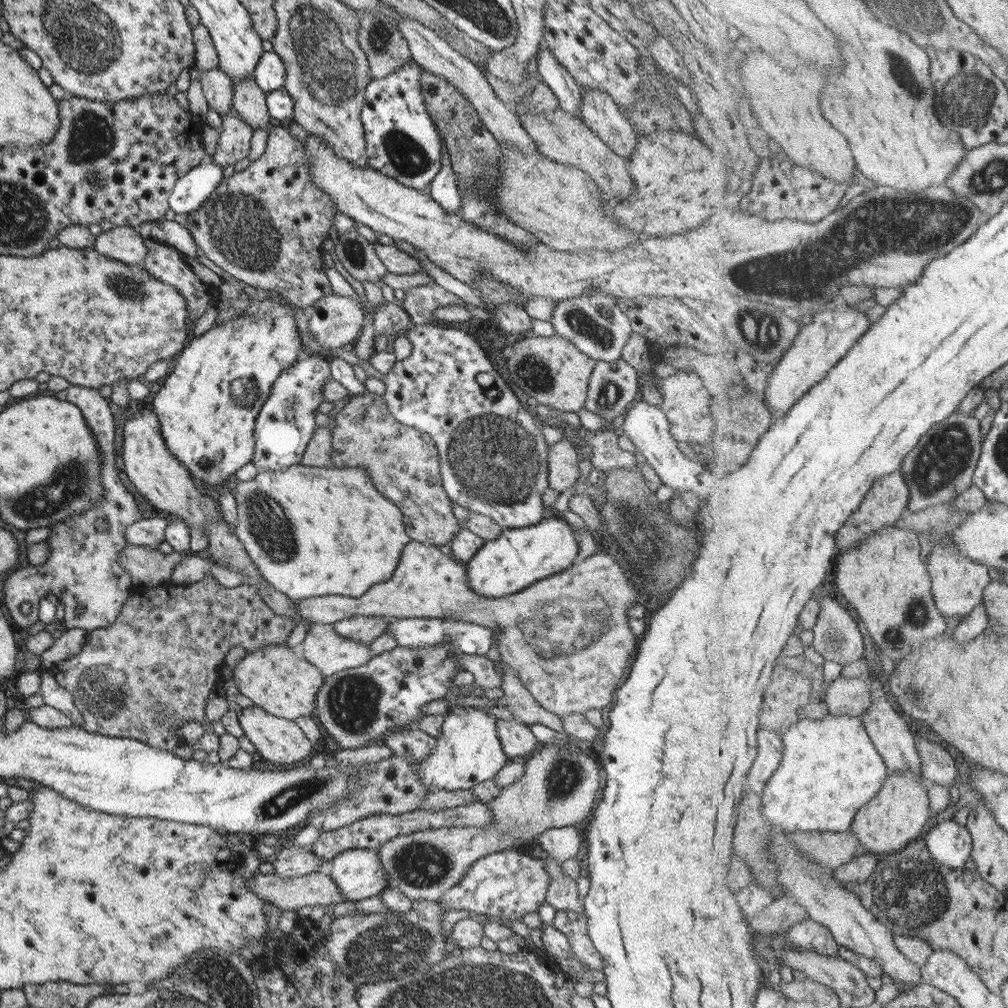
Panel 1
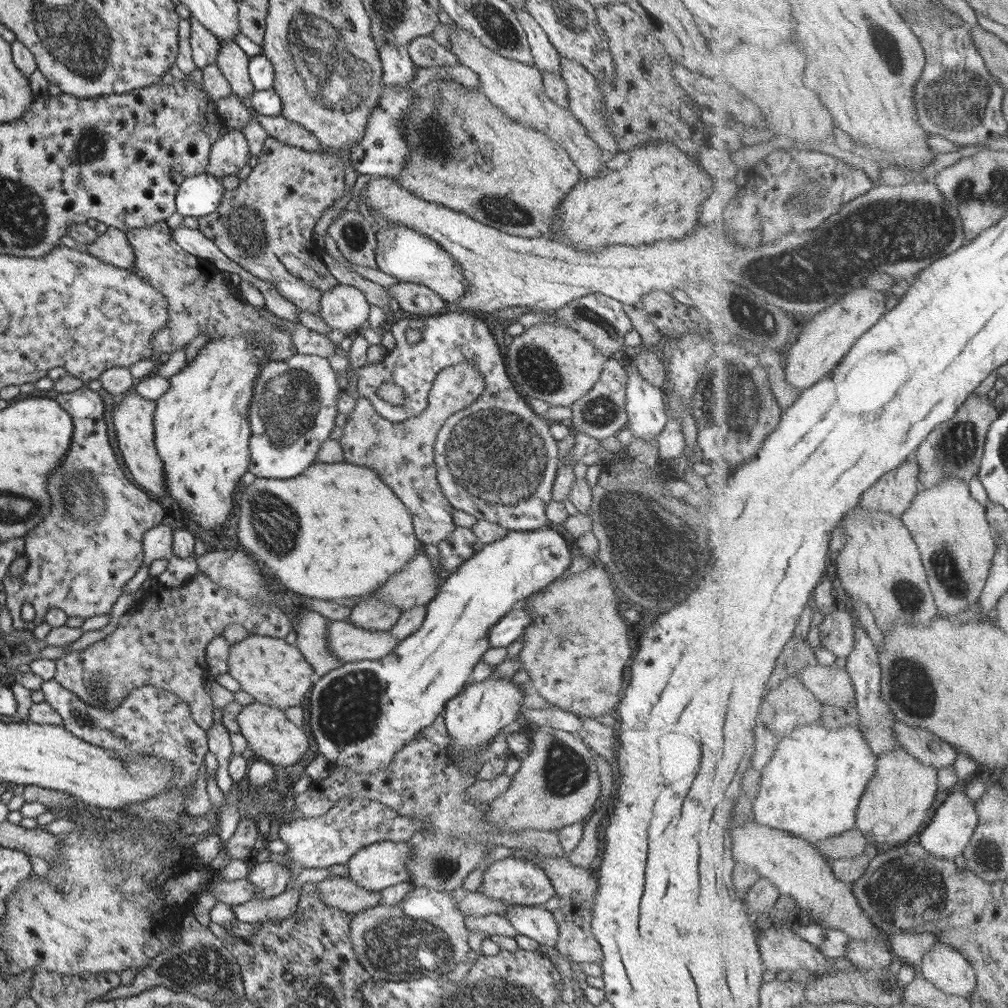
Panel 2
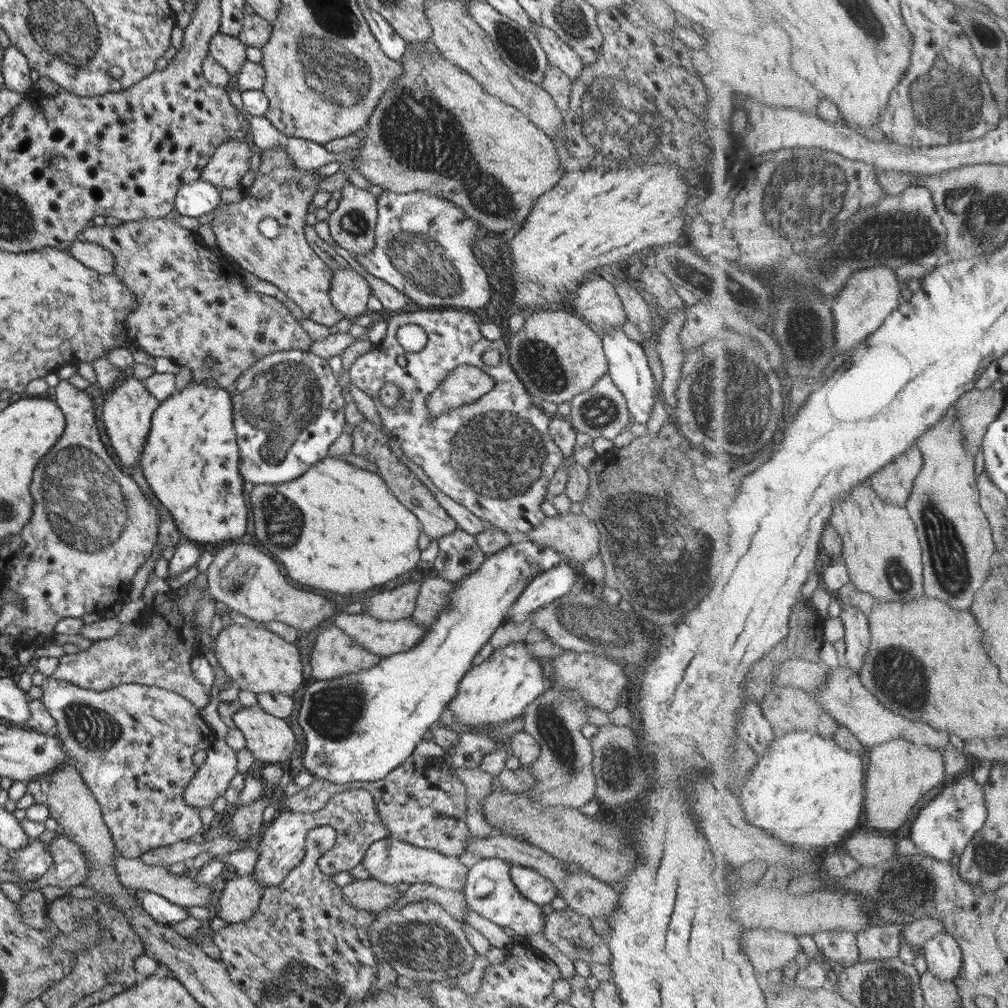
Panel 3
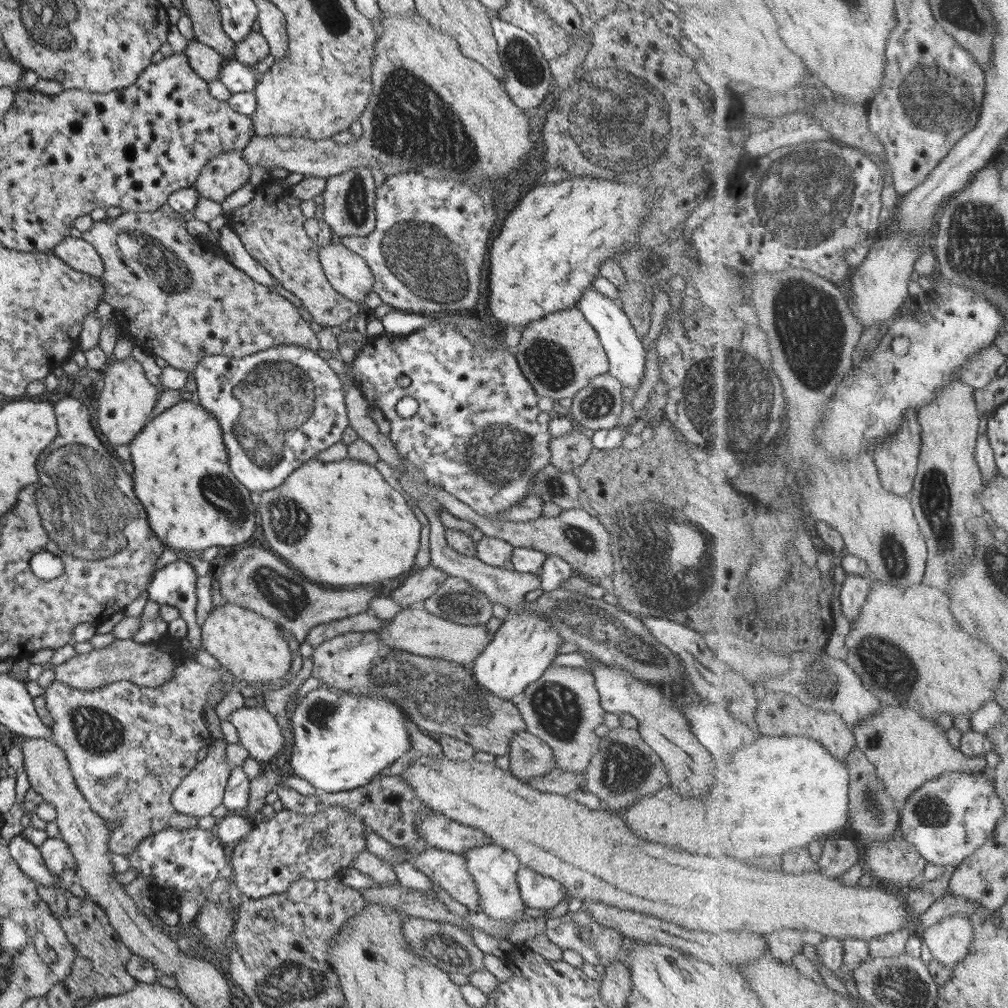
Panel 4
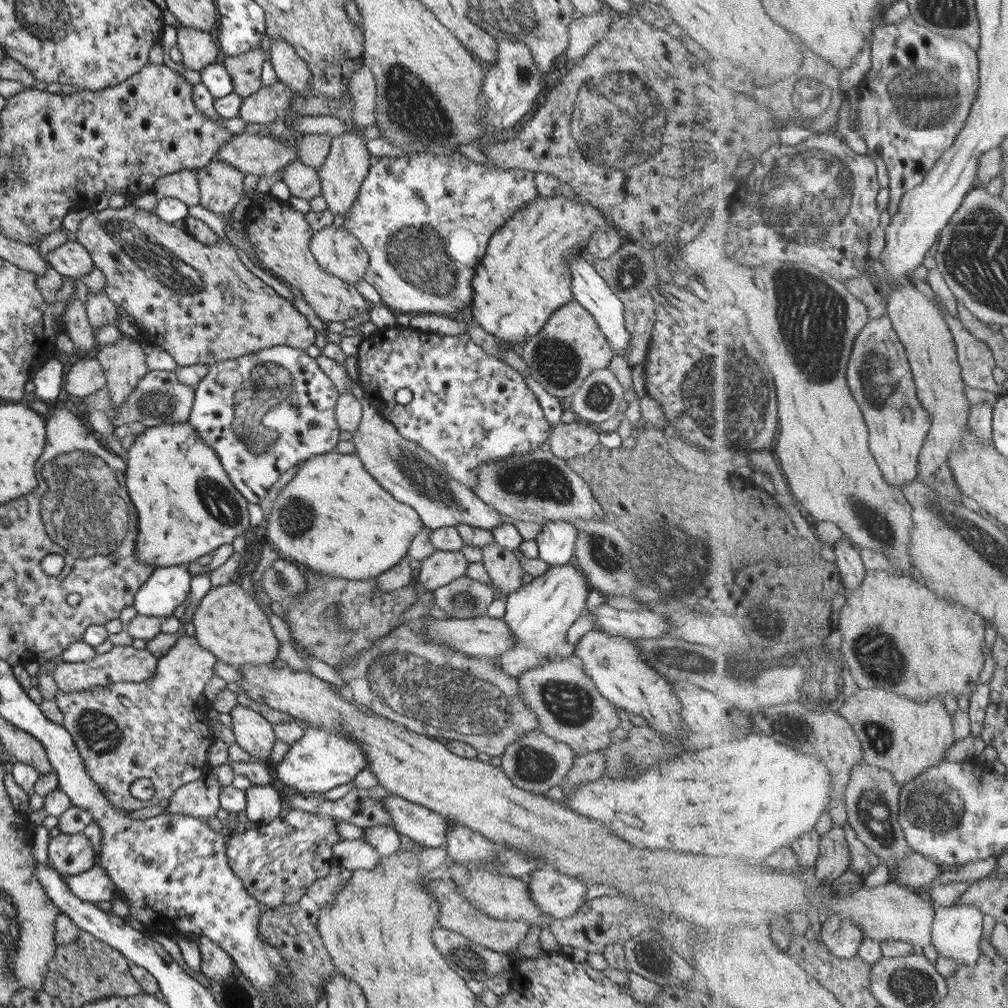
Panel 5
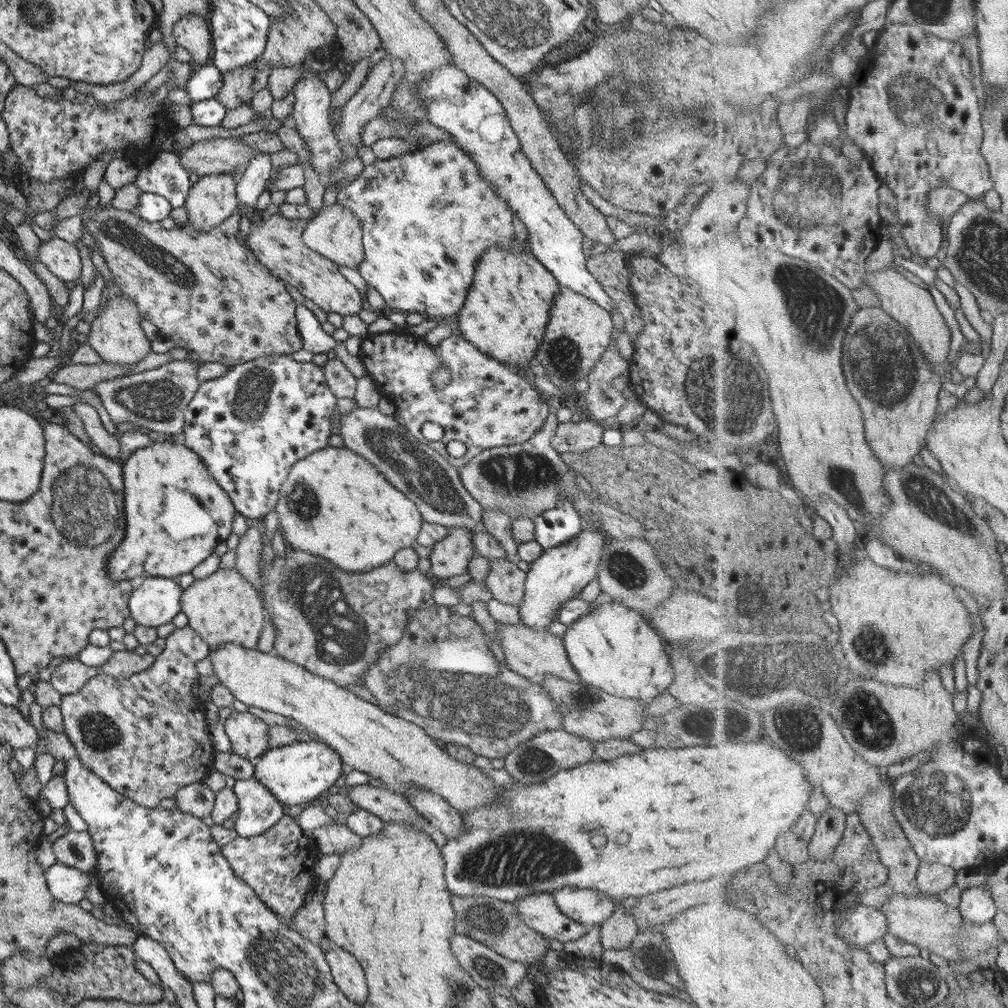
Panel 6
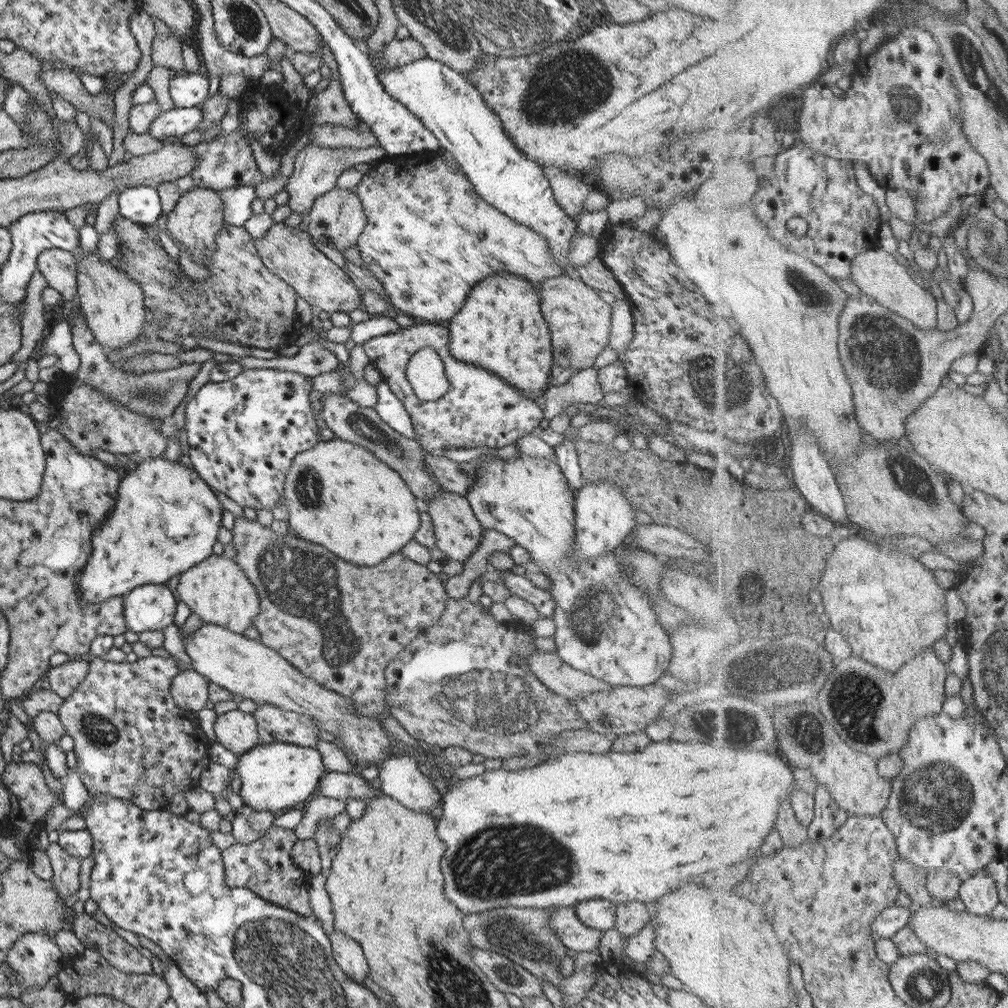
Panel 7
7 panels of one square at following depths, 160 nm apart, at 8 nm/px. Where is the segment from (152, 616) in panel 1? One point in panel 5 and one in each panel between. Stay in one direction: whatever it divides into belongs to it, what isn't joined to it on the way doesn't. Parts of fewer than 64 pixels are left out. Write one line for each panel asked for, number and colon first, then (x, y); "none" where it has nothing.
2: (162, 643)
3: (157, 651)
4: (149, 665)
5: (121, 663)

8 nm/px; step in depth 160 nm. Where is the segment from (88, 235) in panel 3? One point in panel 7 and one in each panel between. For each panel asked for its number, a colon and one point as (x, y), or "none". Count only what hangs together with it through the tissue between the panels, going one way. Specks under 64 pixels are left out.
4: (171, 293)
5: (200, 304)
6: (206, 292)
7: (250, 306)

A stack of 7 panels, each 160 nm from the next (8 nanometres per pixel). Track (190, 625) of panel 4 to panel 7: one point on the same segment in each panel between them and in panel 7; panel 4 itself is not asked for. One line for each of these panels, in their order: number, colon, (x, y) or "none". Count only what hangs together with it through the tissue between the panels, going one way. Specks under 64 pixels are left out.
5: (165, 589)
6: (156, 601)
7: (148, 607)

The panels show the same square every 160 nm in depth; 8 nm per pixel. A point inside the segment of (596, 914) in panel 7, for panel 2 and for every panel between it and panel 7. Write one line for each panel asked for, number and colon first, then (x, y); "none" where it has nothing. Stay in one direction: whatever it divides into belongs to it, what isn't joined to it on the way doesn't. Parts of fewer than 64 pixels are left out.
2: (517, 881)
3: (530, 884)
4: (536, 891)
5: (558, 895)
6: (588, 907)

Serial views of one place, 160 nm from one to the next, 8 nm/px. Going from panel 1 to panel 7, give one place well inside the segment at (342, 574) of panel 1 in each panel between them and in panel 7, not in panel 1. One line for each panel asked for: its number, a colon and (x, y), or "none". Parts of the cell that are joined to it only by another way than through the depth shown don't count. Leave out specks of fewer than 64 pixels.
2: (344, 533)
3: (353, 535)
4: (359, 531)
5: (347, 526)
6: (334, 504)
7: (337, 494)

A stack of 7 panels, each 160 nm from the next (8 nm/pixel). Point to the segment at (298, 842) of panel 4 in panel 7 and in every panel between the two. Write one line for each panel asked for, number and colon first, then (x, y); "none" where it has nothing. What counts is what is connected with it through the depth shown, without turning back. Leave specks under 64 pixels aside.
5: (275, 861)
6: (278, 864)
7: (264, 867)

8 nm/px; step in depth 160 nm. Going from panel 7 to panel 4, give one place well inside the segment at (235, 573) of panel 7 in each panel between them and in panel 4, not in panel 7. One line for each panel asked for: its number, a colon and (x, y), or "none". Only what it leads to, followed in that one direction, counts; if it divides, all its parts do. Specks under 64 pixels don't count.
4: (250, 647)
5: (228, 622)
6: (223, 608)

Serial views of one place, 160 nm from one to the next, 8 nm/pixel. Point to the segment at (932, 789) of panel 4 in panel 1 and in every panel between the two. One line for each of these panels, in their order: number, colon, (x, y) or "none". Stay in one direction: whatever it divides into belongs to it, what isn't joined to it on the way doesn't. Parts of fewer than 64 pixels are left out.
1: (951, 844)
2: (953, 824)
3: (944, 827)

